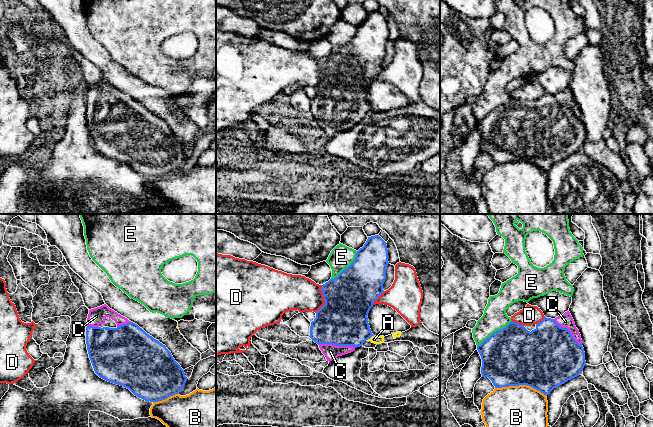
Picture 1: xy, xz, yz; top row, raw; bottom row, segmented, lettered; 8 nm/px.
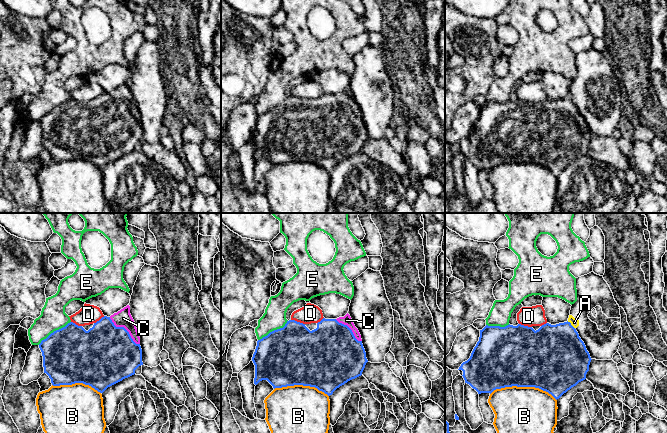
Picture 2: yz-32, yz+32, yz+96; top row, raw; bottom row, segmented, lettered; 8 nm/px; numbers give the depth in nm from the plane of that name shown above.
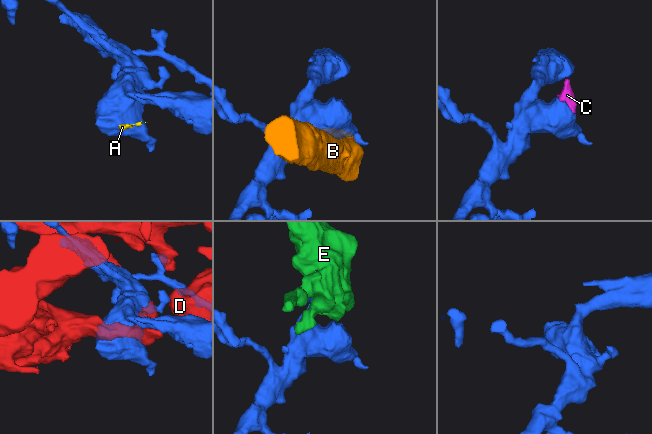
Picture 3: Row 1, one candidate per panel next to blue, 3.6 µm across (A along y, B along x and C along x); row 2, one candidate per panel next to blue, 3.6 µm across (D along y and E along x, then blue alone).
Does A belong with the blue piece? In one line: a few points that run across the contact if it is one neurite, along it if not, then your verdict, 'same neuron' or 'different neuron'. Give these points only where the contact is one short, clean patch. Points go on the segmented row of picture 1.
line xz (373, 335), (365, 340); different neuron

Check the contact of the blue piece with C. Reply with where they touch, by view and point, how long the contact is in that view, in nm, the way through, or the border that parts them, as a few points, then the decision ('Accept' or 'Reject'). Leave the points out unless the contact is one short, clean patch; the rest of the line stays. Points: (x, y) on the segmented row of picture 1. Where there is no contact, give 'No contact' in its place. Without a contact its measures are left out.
Touches blue at xz (337, 345). Shared border 300 nm. Accept

